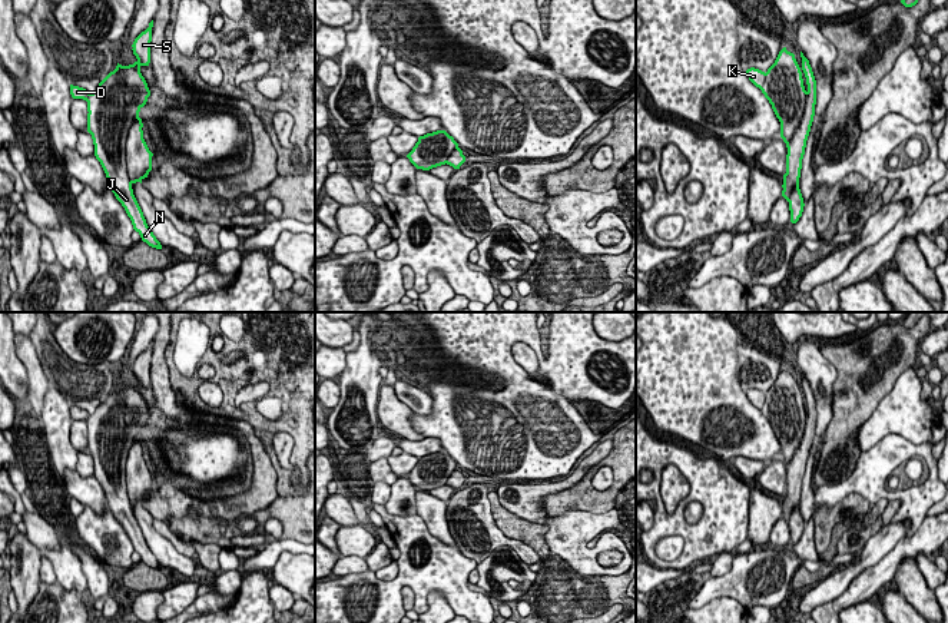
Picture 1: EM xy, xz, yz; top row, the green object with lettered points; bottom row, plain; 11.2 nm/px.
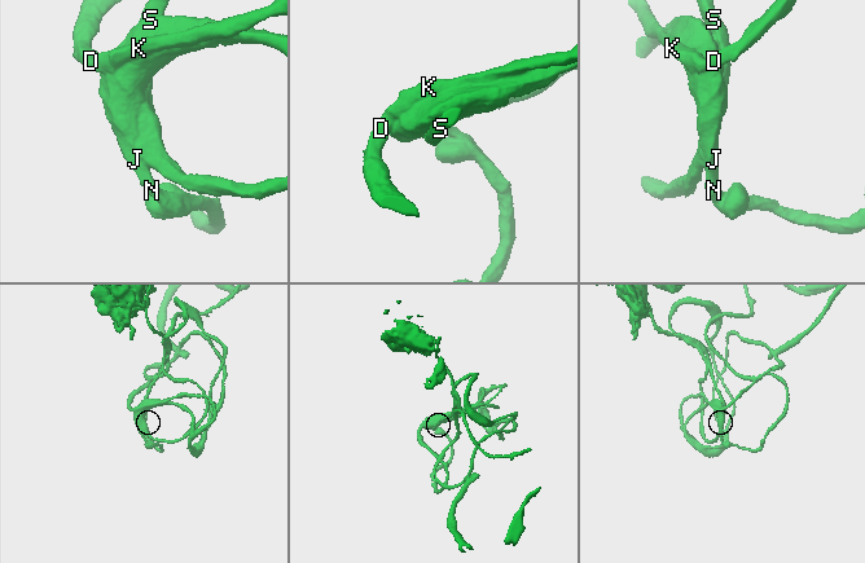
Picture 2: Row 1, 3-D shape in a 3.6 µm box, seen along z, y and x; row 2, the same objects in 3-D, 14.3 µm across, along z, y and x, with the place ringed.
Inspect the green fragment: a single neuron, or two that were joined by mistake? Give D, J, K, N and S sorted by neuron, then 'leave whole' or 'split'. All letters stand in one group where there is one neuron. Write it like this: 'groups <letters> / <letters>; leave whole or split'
groups D J K N S; leave whole

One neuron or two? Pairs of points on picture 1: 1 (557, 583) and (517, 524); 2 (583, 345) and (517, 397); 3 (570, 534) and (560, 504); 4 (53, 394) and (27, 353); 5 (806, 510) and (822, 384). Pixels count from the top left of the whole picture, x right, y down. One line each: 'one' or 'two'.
1: one
2: one
3: two
4: two
5: one

